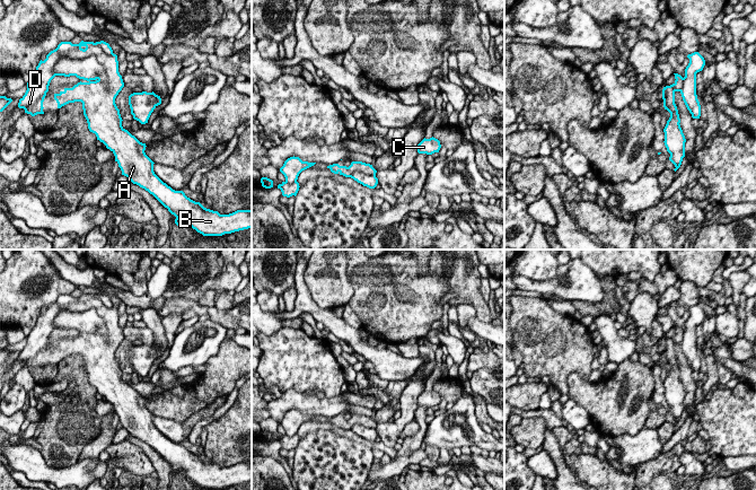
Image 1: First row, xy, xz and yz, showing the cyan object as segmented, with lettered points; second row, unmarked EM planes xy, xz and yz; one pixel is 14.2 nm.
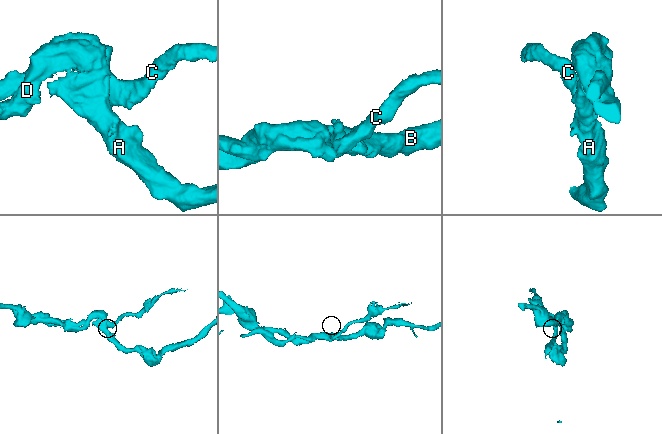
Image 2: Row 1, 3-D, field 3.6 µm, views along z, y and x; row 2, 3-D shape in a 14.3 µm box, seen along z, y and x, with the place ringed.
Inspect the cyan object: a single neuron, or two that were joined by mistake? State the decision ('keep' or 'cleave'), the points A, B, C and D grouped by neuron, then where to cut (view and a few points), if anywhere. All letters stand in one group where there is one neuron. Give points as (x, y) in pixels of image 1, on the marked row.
keep; groups A B C D; cut none

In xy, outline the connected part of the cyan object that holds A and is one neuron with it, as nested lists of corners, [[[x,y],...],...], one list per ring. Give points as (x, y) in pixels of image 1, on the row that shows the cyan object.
[[[81,41],[79,44],[61,42],[55,50],[46,55],[44,61],[39,61],[35,73],[27,82],[25,95],[19,99],[18,107],[24,108],[25,113],[32,116],[44,114],[43,102],[49,91],[50,82],[55,76],[76,76],[80,80],[85,80],[72,88],[64,88],[63,91],[54,94],[58,108],[69,103],[81,102],[89,131],[95,133],[97,140],[114,154],[122,175],[152,194],[176,217],[175,224],[177,226],[188,225],[203,236],[222,236],[252,228],[252,210],[237,210],[229,215],[220,215],[218,211],[206,209],[200,202],[191,200],[183,191],[173,190],[155,174],[155,163],[144,152],[146,143],[140,142],[122,126],[123,120],[115,104],[115,98],[124,87],[124,82],[118,72],[117,55],[113,53],[108,43],[104,41],[96,43]]]

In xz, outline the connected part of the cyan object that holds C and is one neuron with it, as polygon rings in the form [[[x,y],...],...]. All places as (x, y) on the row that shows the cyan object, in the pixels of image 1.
[[[430,138],[430,139],[423,139],[419,145],[417,145],[417,152],[419,154],[427,154],[427,155],[432,155],[434,152],[439,152],[441,148],[440,141],[436,138]]]

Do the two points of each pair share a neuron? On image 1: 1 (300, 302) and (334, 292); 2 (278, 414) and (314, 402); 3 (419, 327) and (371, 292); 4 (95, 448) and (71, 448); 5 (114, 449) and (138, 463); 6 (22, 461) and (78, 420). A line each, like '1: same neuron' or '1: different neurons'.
1: different neurons
2: same neuron
3: same neuron
4: different neurons
5: same neuron
6: different neurons

